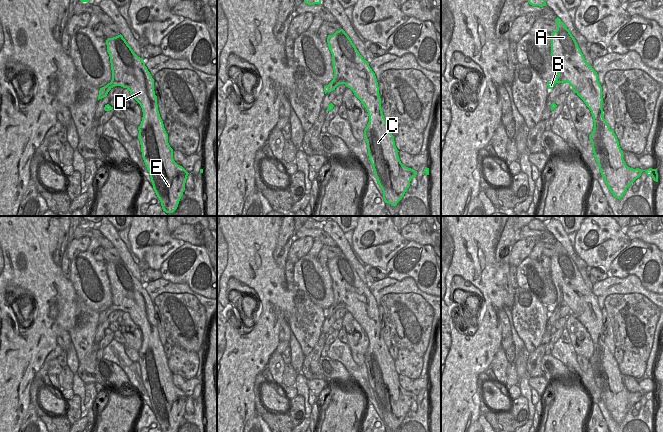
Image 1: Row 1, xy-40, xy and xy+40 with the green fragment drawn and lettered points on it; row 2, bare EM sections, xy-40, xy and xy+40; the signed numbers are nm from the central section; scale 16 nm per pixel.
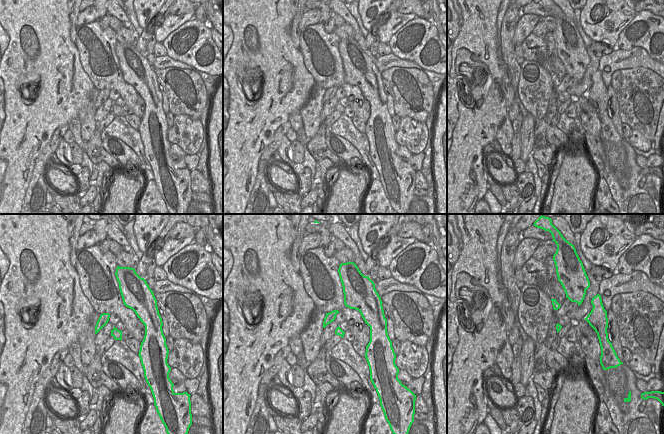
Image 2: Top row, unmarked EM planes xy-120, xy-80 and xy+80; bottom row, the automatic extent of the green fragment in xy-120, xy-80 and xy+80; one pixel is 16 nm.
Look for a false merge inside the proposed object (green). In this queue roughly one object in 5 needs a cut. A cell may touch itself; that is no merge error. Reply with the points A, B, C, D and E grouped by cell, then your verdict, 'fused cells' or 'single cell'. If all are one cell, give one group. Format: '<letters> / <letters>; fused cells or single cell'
A B C D E; single cell

